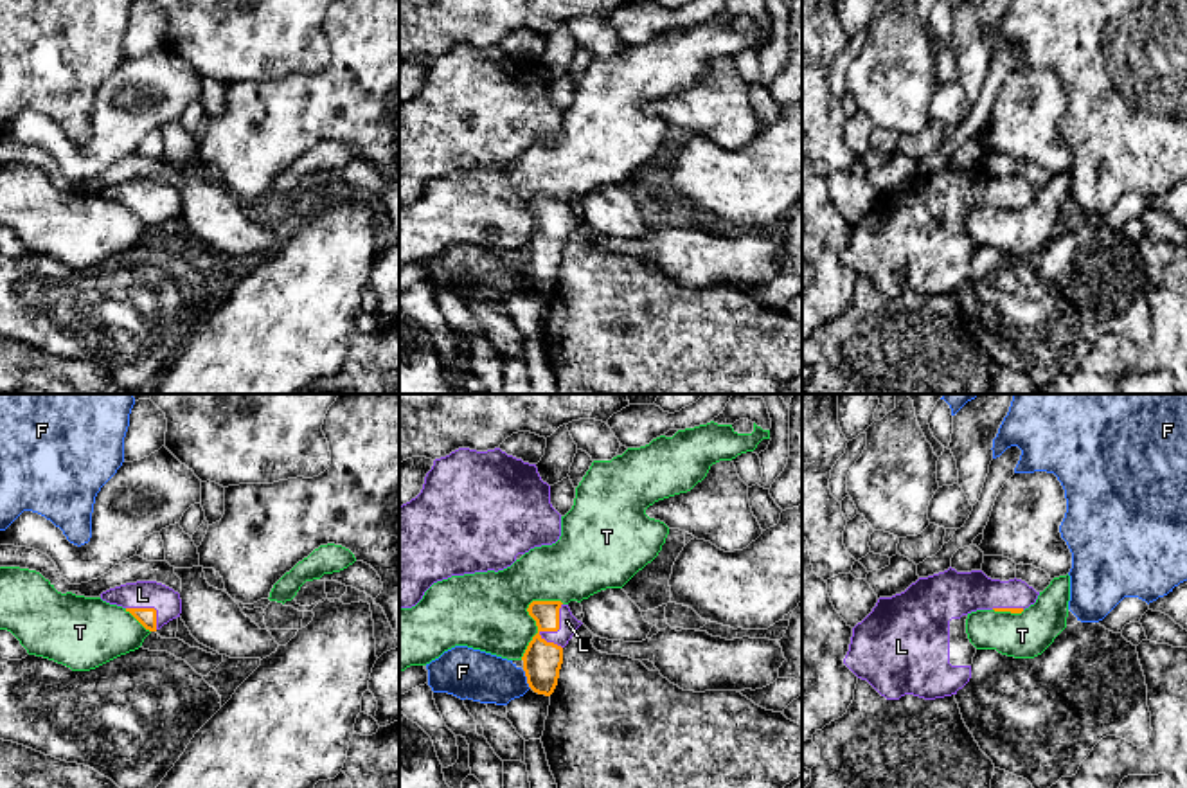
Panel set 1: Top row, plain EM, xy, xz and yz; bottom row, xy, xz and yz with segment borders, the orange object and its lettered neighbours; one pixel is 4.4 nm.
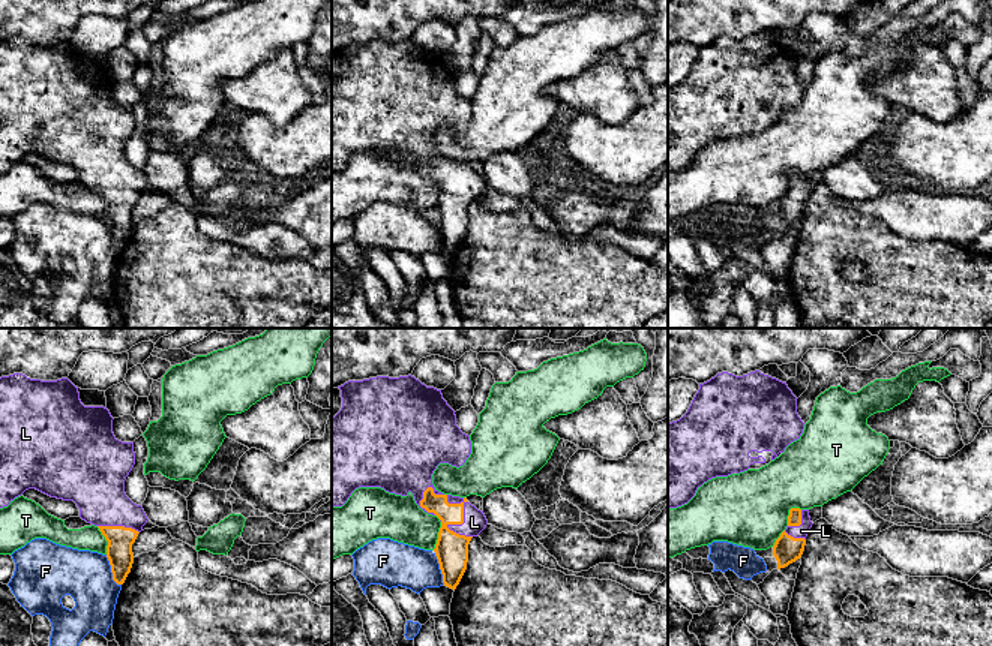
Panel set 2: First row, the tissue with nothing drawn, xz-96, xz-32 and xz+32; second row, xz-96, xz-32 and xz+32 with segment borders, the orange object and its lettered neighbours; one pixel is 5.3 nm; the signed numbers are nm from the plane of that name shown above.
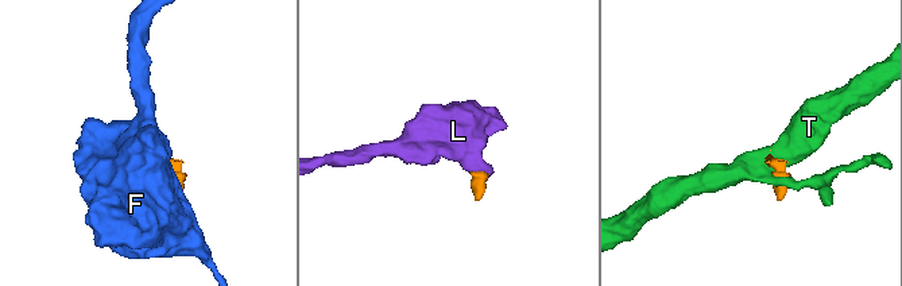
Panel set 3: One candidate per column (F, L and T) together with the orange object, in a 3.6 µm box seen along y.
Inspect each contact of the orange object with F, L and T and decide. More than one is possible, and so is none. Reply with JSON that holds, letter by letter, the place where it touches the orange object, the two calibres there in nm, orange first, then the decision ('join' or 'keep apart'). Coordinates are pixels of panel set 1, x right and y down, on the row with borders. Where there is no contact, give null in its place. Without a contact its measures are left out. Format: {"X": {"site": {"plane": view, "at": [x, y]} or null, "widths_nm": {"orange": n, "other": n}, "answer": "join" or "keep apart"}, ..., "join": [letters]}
{"F": {"site": {"plane": "xz", "at": [527, 679]}, "widths_nm": {"orange": 180, "other": 220}, "answer": "keep apart"}, "L": {"site": {"plane": "xz", "at": [551, 630]}, "widths_nm": {"orange": 180, "other": 80}, "answer": "join"}, "T": {"site": {"plane": "xz", "at": [531, 616]}, "widths_nm": {"orange": 180, "other": 360}, "answer": "keep apart"}, "join": ["L"]}

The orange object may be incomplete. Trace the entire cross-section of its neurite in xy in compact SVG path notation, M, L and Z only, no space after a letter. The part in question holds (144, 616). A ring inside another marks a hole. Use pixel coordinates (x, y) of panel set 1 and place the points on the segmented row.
M156 581L126 583L103 592L101 599L122 606L149 631L160 630L182 613L180 594Z

